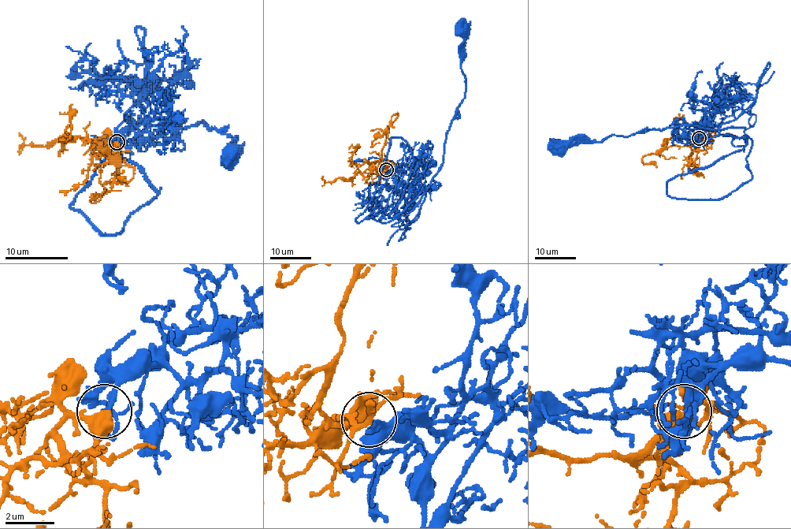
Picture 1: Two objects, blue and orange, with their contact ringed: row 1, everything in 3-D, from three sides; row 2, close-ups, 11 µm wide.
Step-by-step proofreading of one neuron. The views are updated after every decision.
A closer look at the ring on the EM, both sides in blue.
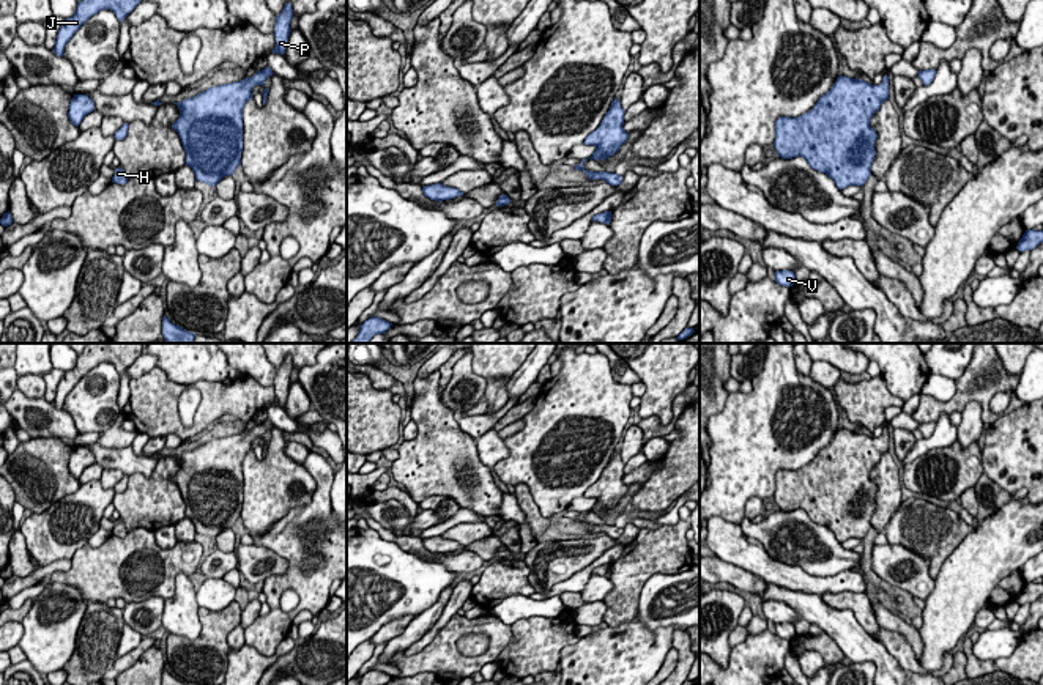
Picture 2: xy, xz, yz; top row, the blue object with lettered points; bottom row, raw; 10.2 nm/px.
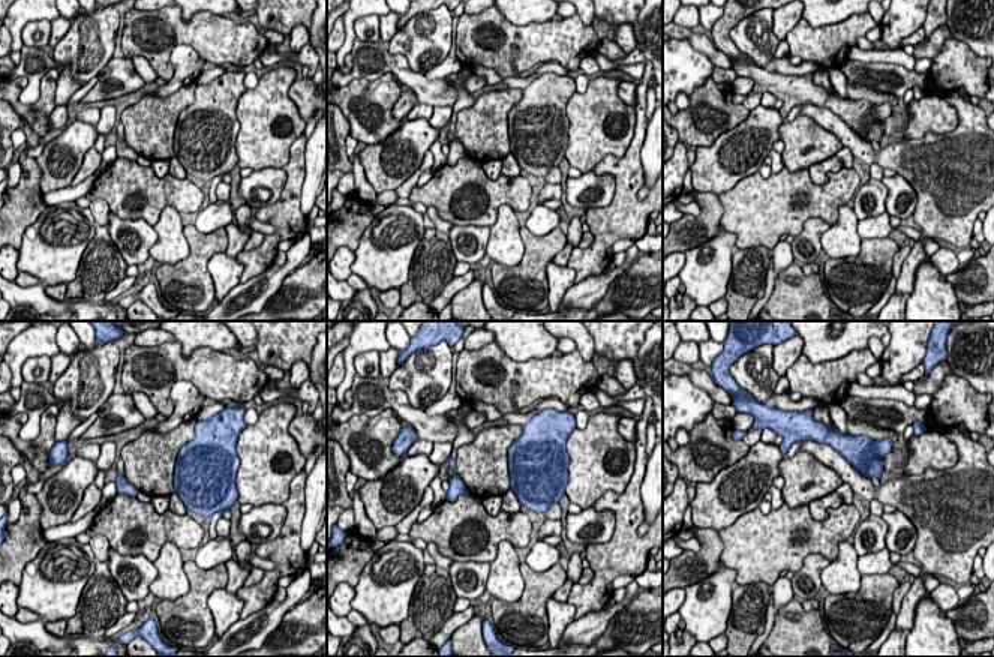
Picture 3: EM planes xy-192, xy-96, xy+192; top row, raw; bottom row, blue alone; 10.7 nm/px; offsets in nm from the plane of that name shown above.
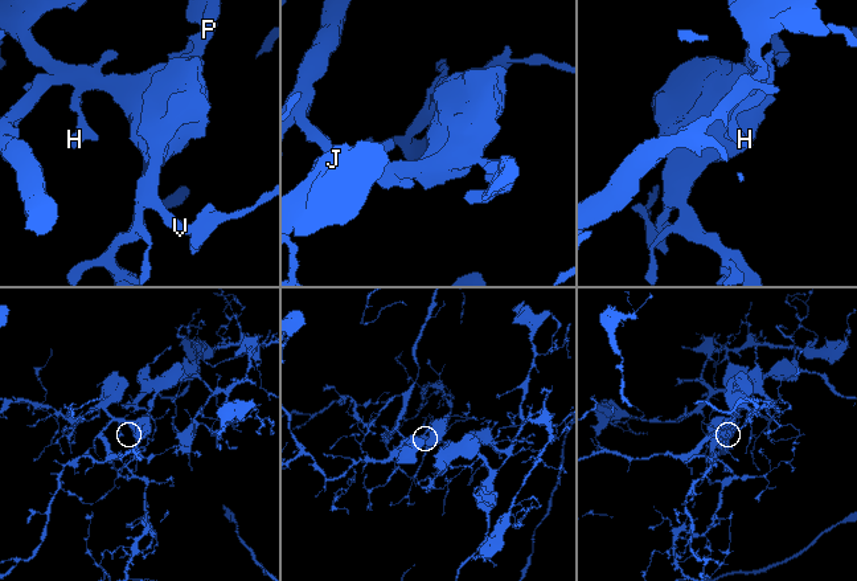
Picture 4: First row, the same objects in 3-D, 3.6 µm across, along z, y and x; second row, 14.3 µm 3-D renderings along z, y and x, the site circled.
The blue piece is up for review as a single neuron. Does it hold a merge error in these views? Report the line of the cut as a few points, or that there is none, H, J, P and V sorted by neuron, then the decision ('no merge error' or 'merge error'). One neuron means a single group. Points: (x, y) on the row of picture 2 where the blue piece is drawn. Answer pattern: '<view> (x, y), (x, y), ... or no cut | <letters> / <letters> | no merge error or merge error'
no cut | H J P V | no merge error

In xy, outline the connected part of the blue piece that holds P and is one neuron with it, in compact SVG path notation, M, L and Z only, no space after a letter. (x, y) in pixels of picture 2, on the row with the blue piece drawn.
M285 3L282 13L276 17L274 25L274 38L276 38L276 47L271 50L273 54L285 54L288 36L290 36L290 22L293 17L291 3Z

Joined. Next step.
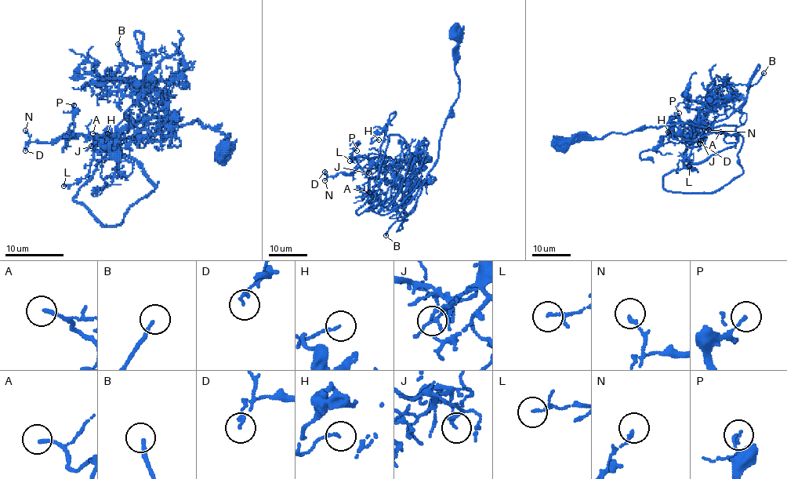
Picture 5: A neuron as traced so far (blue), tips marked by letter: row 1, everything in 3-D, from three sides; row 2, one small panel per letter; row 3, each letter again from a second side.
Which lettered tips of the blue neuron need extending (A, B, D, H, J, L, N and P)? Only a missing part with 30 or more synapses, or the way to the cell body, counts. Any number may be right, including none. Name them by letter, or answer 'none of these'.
A, B

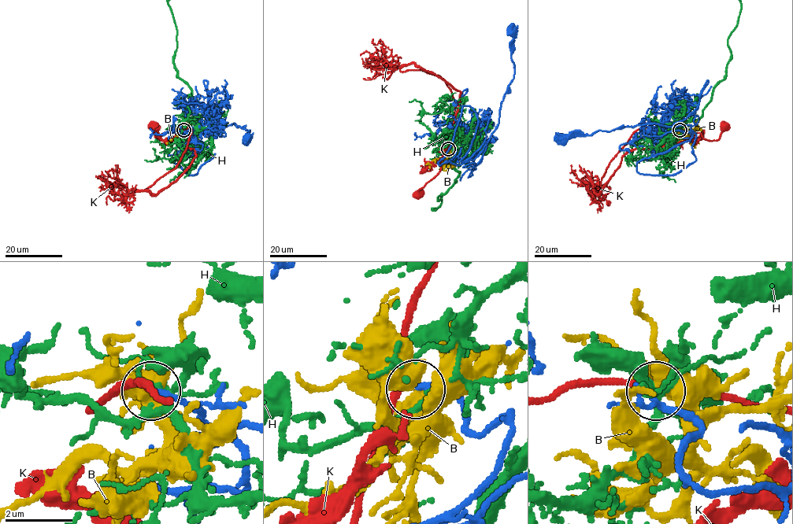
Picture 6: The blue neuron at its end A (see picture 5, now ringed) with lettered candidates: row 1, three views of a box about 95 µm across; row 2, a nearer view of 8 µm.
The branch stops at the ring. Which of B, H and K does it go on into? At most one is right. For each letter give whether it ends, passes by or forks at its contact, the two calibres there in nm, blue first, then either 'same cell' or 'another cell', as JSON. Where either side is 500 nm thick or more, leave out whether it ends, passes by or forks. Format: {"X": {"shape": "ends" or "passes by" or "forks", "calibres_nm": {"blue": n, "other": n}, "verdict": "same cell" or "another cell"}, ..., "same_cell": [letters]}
{"B": {"shape": "forks", "calibres_nm": {"blue": 190, "other": 360}, "verdict": "another cell"}, "H": {"shape": "forks", "calibres_nm": {"blue": 140, "other": 240}, "verdict": "another cell"}, "K": {"shape": "passes by", "calibres_nm": {"blue": 170, "other": 170}, "verdict": "another cell"}, "same_cell": []}

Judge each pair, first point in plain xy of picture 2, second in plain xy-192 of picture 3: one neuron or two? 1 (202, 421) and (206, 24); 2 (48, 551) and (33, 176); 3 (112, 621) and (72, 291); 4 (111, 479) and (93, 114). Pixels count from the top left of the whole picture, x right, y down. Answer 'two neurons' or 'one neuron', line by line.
1: one neuron
2: two neurons
3: one neuron
4: two neurons

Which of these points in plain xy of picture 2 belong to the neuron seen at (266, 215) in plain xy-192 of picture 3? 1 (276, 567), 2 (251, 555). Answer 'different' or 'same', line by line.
1: different
2: different

